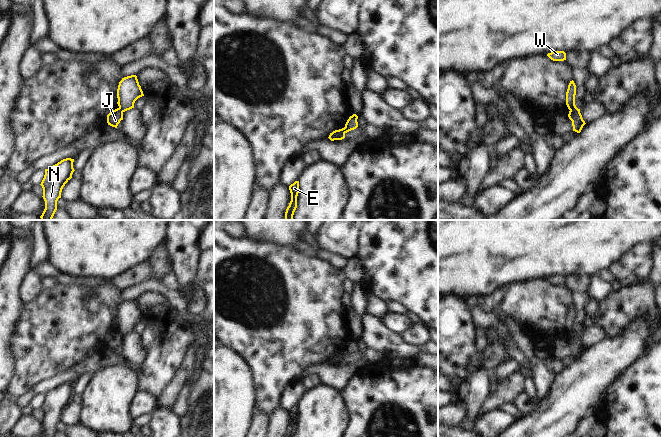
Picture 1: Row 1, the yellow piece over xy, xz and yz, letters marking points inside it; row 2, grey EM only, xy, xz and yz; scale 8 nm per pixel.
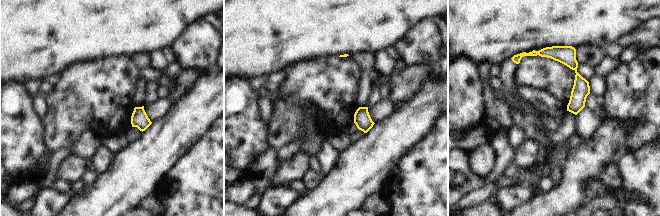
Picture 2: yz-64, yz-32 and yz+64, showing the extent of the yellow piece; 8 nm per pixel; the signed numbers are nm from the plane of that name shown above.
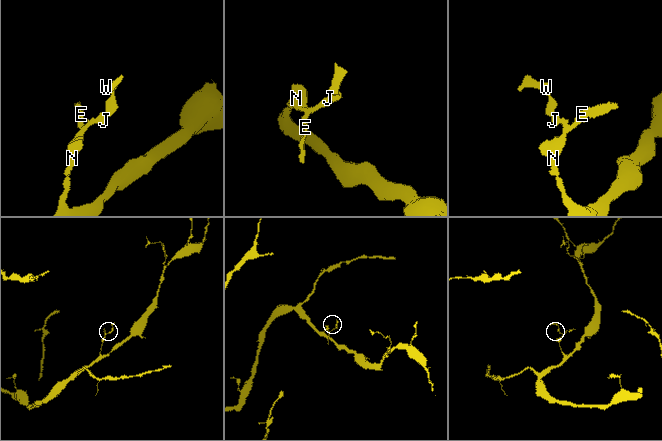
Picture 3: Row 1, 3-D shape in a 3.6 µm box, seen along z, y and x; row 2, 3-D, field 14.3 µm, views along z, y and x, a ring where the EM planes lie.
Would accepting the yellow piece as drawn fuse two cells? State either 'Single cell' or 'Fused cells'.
Fused cells

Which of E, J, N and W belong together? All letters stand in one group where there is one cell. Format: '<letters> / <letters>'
E J N / W

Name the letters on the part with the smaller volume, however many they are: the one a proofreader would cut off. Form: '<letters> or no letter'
W

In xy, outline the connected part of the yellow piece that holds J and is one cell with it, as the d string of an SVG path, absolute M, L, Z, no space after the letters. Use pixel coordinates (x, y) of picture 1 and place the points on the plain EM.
M117 332L107 339L108 349L117 352L120 345L123 344L123 336Z

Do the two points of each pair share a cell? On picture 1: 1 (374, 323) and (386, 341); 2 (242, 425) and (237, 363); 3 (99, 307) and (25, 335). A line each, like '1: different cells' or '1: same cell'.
1: same cell
2: same cell
3: same cell

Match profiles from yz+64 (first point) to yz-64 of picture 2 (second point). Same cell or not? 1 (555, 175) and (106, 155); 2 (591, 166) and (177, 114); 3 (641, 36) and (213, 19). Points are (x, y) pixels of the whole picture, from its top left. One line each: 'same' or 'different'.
1: same
2: same
3: different

